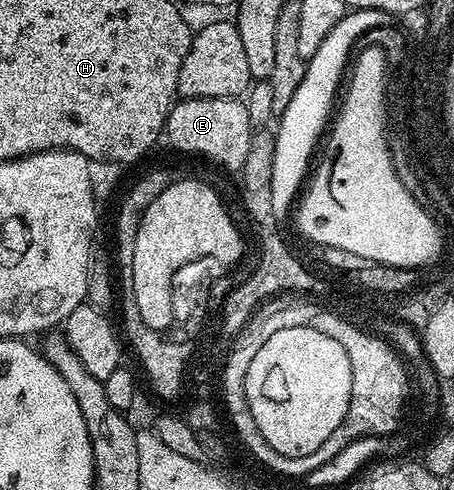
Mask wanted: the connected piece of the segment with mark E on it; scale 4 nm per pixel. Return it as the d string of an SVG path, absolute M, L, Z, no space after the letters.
M240 97L235 98L186 98L178 101L165 121L164 137L177 150L185 154L198 154L218 162L225 170L246 169L249 145L253 142L254 127L247 116L247 108Z

